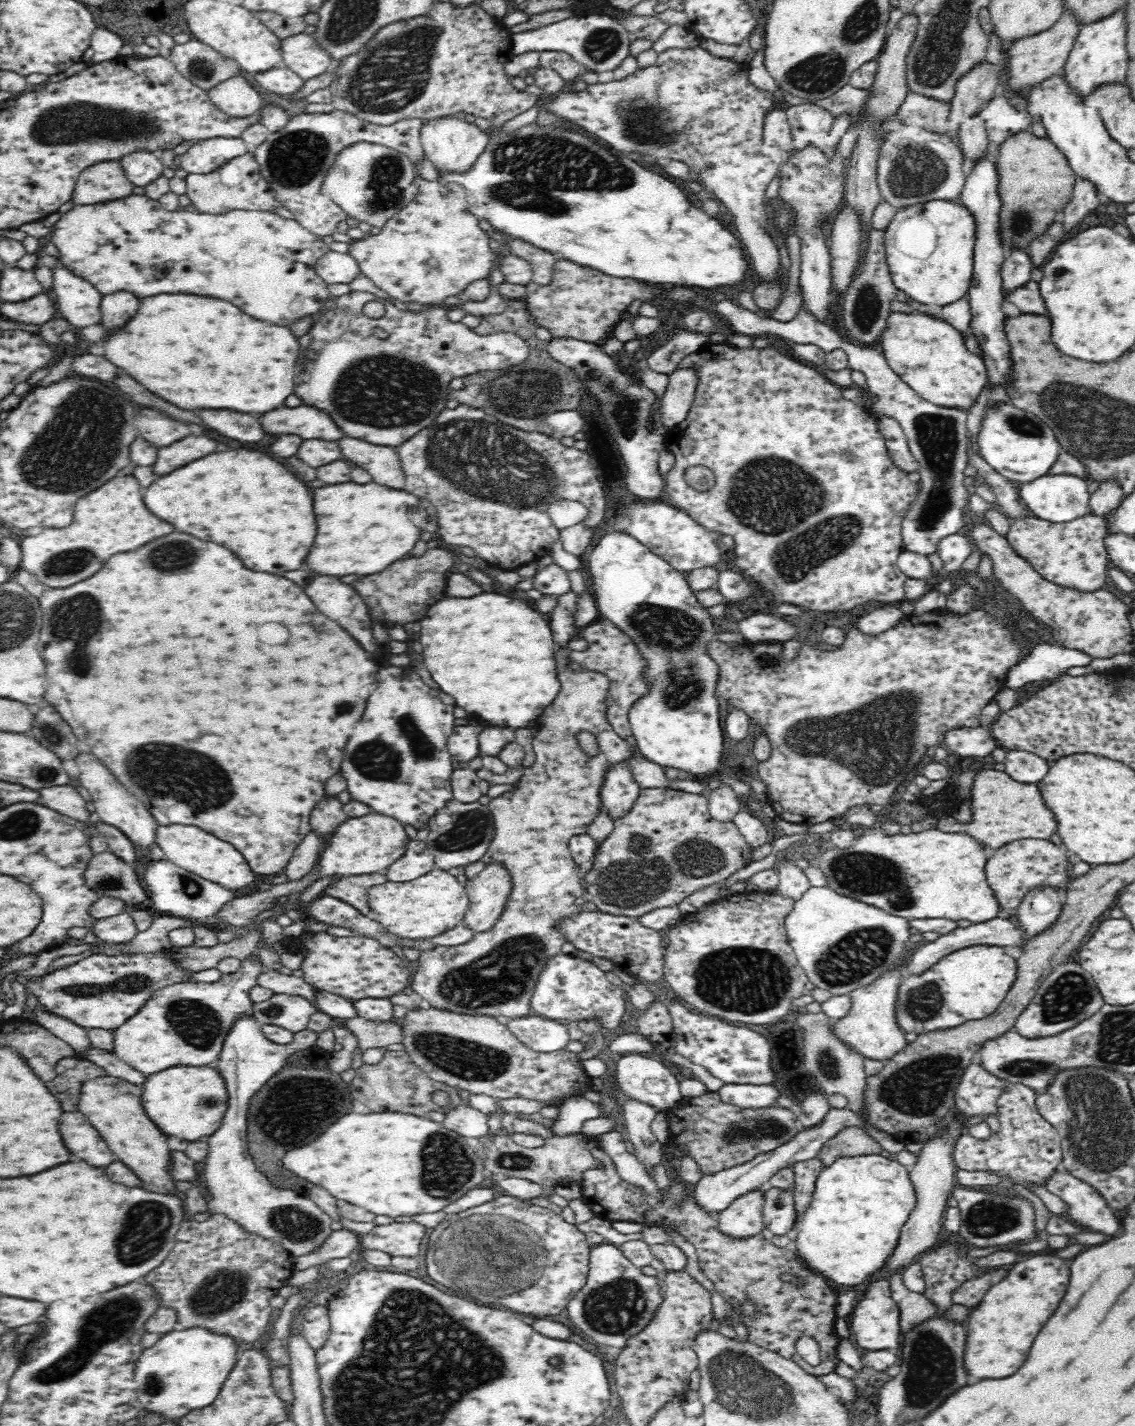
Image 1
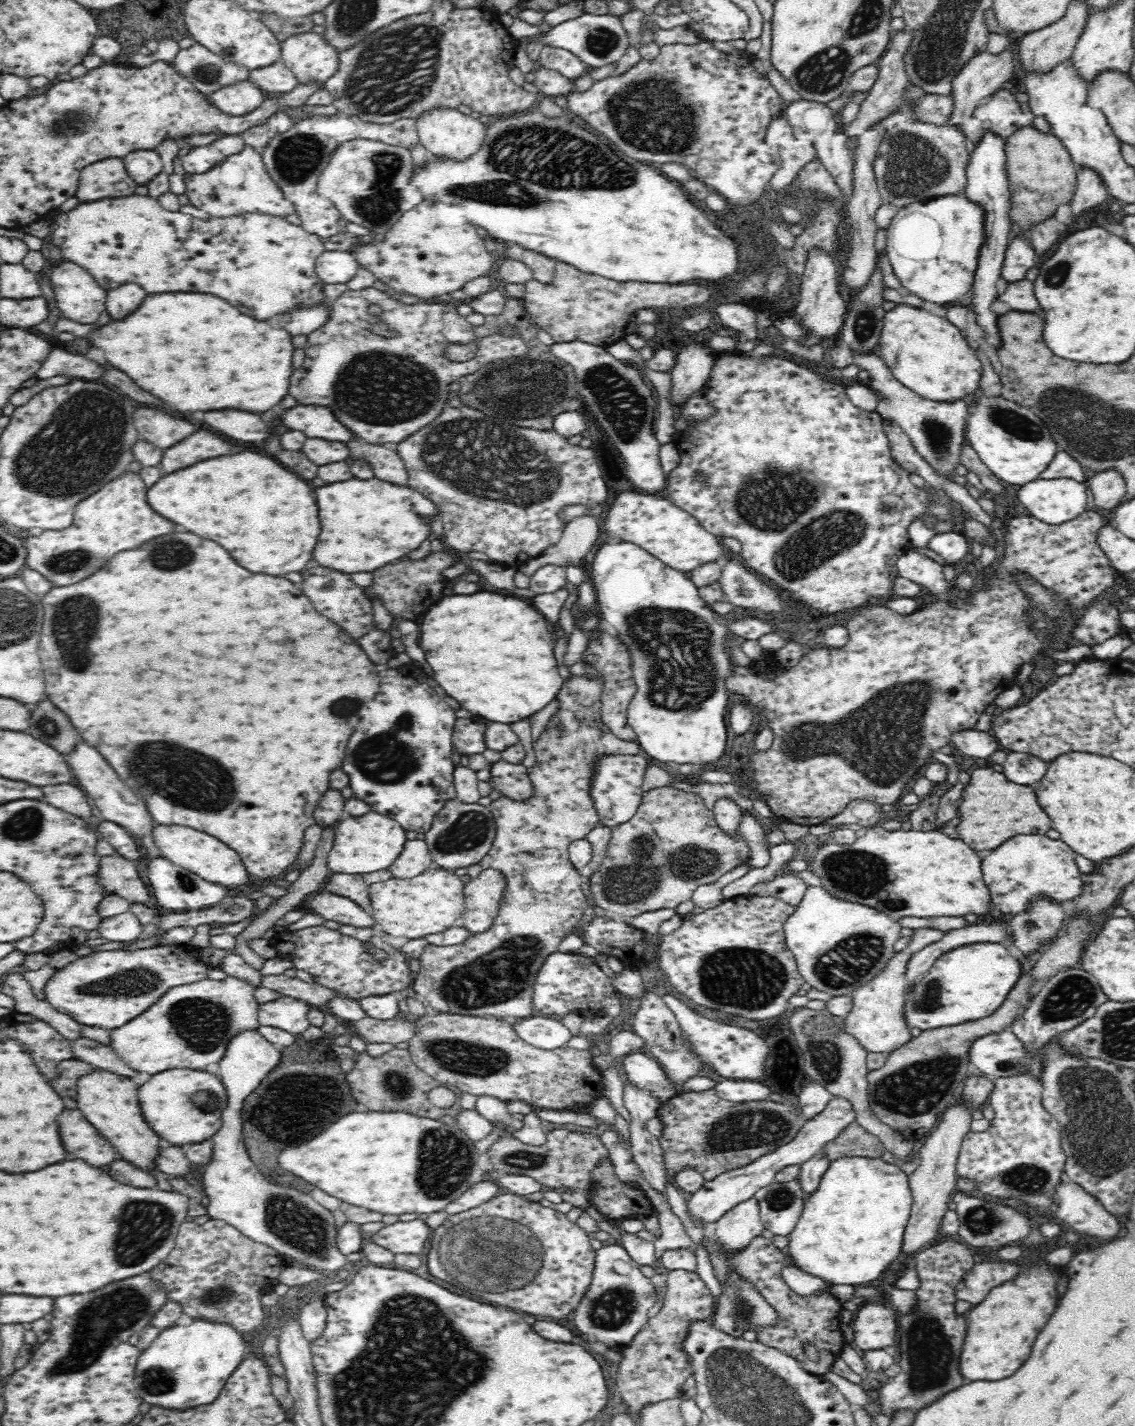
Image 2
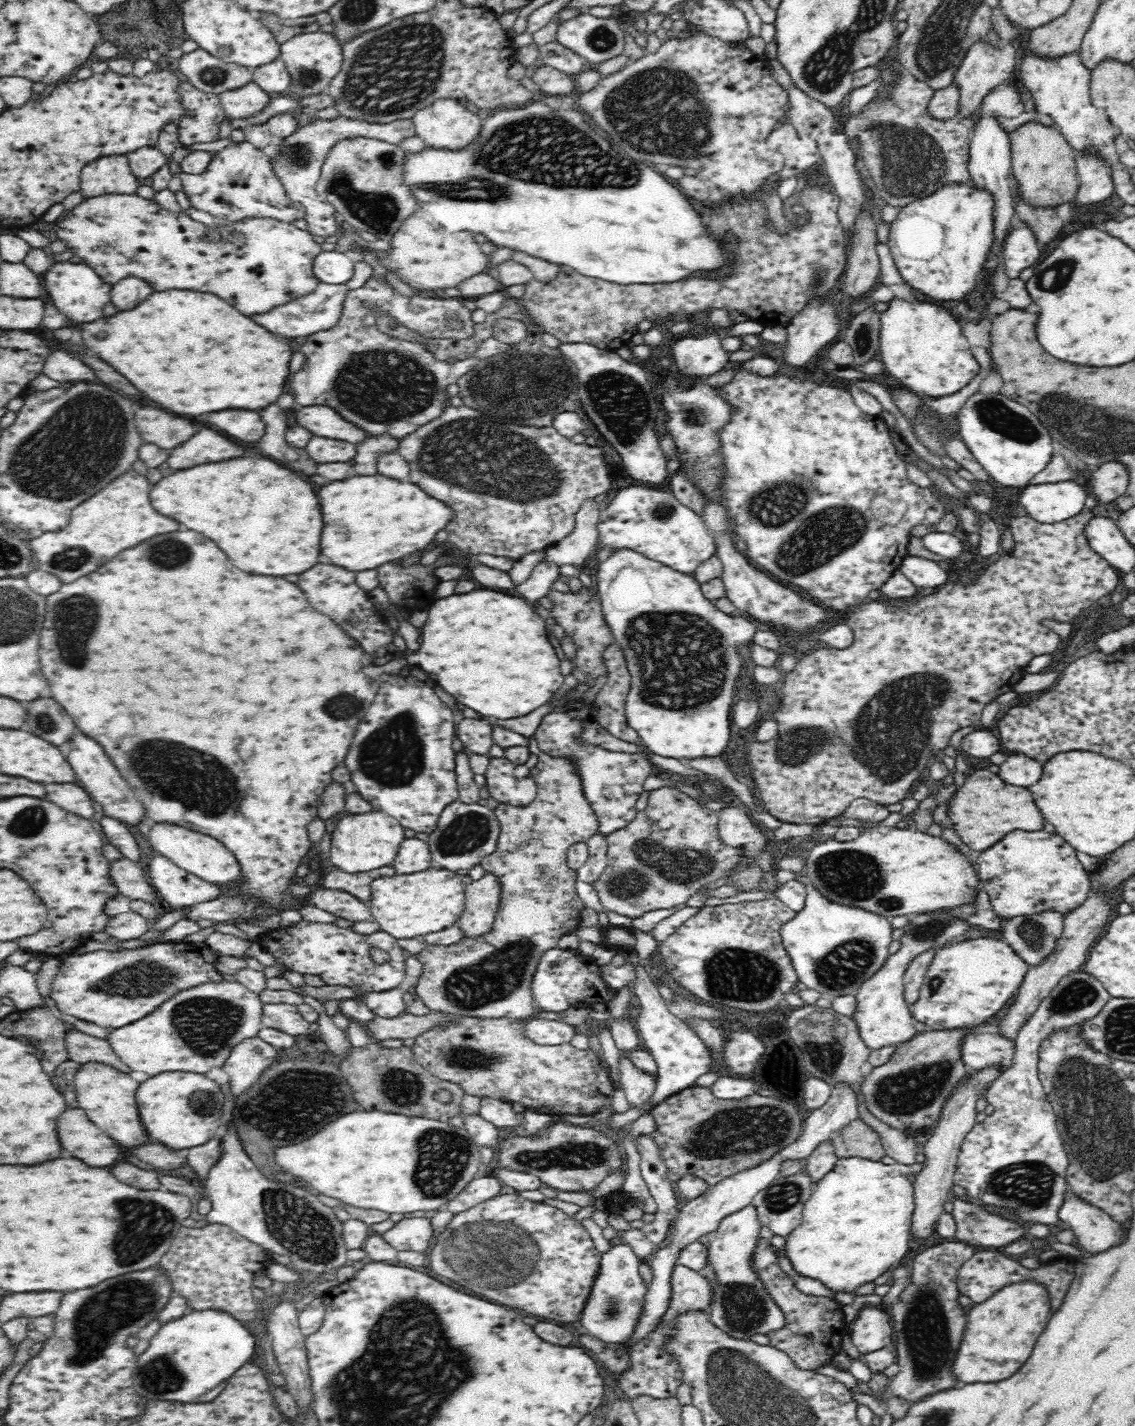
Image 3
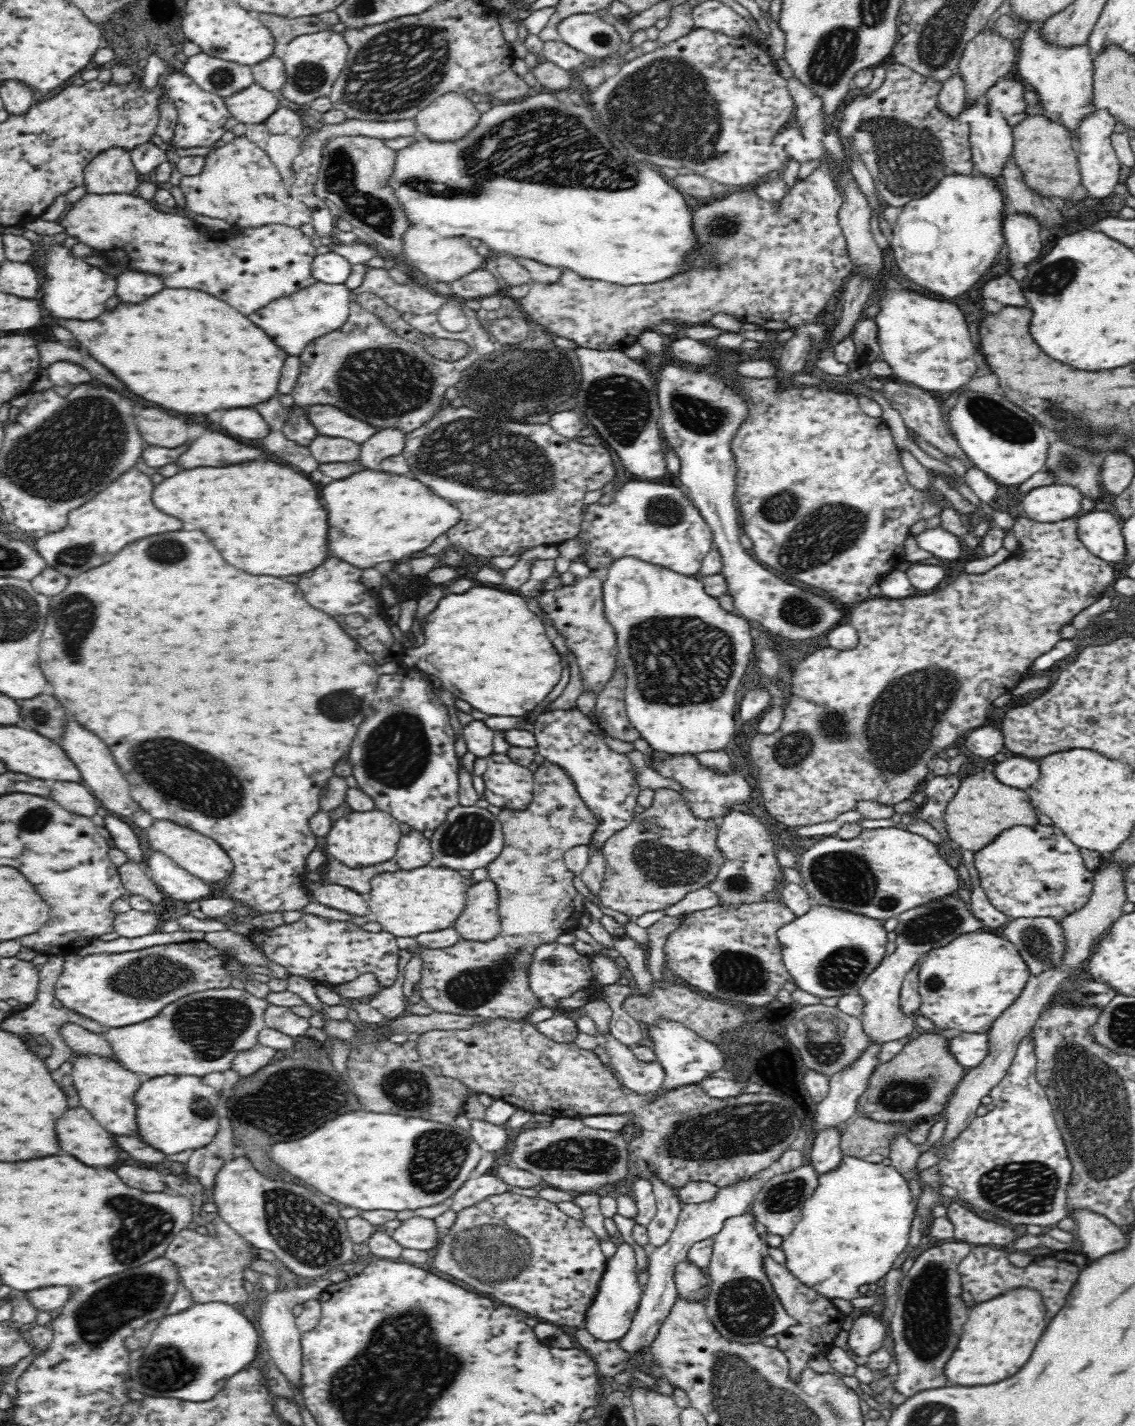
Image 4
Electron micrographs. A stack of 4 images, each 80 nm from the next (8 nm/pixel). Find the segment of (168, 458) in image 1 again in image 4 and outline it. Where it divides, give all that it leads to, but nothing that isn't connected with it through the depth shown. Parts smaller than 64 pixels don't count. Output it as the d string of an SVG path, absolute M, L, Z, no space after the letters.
M206 432L190 444L186 454L178 460L182 468L196 466L230 466L236 462L262 460L264 452L254 446L240 444L234 438L222 436L218 432Z

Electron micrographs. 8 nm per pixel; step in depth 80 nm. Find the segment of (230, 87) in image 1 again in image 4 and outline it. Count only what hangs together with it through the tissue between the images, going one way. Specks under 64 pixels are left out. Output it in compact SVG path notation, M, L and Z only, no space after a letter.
M257 83L225 99L227 109L239 122L264 123L278 110L281 98L276 92L269 92Z

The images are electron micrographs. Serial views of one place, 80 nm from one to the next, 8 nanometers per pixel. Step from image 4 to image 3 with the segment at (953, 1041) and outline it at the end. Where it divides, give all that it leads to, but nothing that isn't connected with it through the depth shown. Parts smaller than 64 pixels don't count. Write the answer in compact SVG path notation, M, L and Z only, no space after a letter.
M971 1031L961 1043L961 1061L969 1071L998 1068L1006 1072L1014 1057L1015 1042L999 1033L973 1034Z

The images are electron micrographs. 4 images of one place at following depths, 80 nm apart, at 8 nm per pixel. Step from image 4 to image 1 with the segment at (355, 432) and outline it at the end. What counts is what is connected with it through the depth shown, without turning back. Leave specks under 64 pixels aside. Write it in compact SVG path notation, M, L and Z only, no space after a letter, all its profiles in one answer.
M312 406L276 408L262 416L262 426L268 434L298 434L304 440L340 440L344 432L324 412Z

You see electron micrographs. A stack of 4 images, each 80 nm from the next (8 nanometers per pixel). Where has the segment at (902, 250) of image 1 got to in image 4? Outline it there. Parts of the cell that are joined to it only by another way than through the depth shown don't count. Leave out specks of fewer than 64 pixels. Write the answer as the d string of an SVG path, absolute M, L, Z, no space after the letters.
M981 172L948 174L923 198L903 207L892 225L889 250L905 278L940 298L954 298L984 276L1005 243L1003 220L1011 213L1001 181Z

